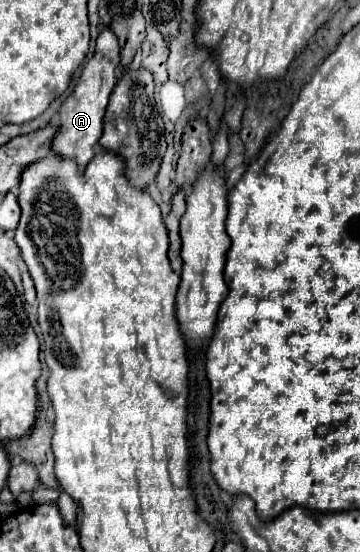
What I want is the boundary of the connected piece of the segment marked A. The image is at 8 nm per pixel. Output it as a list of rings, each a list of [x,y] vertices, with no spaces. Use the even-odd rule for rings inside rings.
[[[102,26],[98,40],[96,40],[96,50],[94,58],[84,66],[80,82],[74,86],[74,92],[70,98],[66,98],[60,106],[60,132],[52,142],[54,152],[60,156],[74,156],[78,166],[84,170],[86,164],[94,156],[94,148],[98,138],[102,136],[102,118],[104,110],[108,106],[108,98],[112,94],[112,88],[116,84],[116,66],[120,64],[120,48],[118,48],[118,38],[112,32],[110,26]]]

